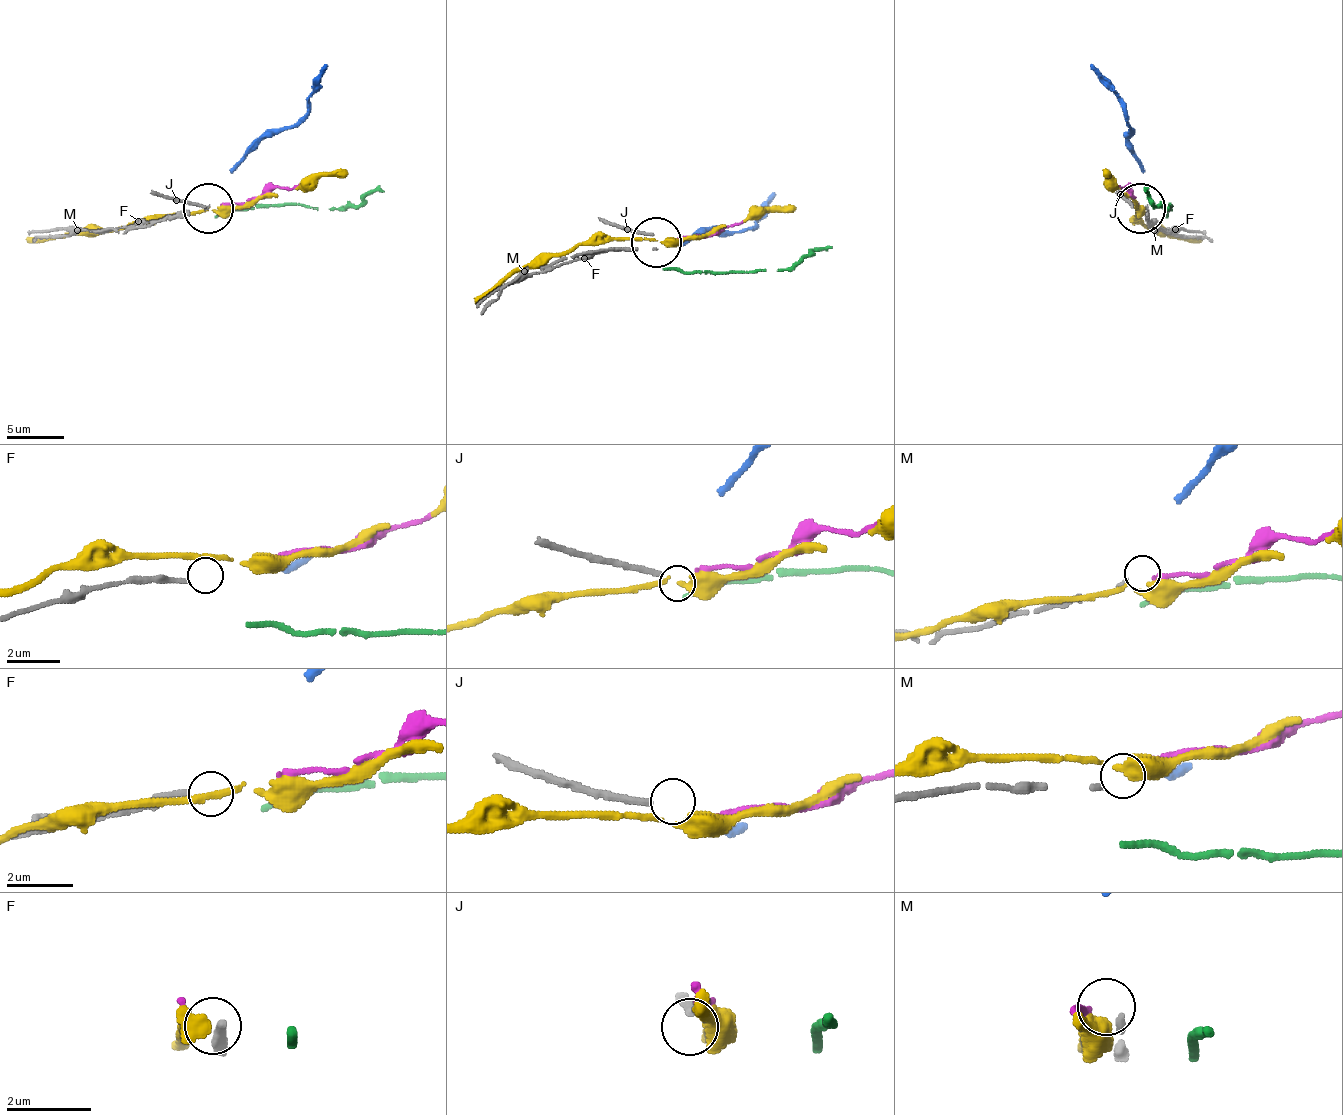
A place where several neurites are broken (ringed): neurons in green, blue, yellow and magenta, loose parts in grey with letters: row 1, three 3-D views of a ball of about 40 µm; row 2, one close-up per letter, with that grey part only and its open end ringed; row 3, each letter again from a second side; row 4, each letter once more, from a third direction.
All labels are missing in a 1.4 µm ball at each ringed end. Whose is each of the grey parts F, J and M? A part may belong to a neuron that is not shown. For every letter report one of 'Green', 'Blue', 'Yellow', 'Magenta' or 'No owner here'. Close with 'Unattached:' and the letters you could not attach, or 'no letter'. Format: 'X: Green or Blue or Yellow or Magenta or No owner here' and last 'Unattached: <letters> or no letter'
F: No owner here
J: No owner here
M: No owner here
Unattached: F, J, M

